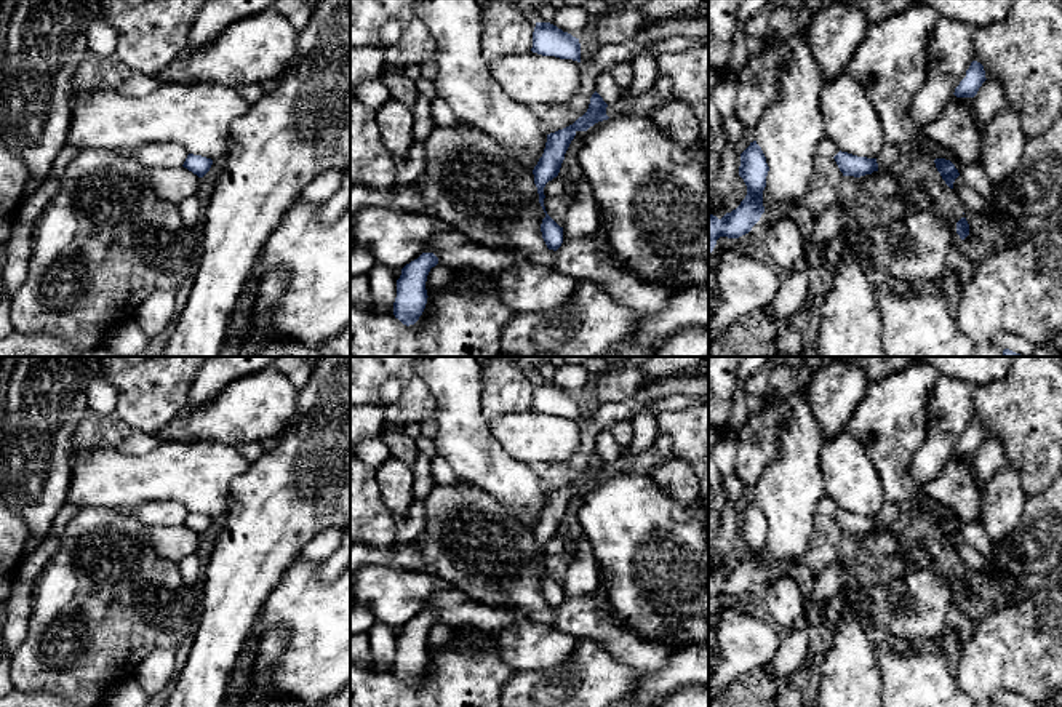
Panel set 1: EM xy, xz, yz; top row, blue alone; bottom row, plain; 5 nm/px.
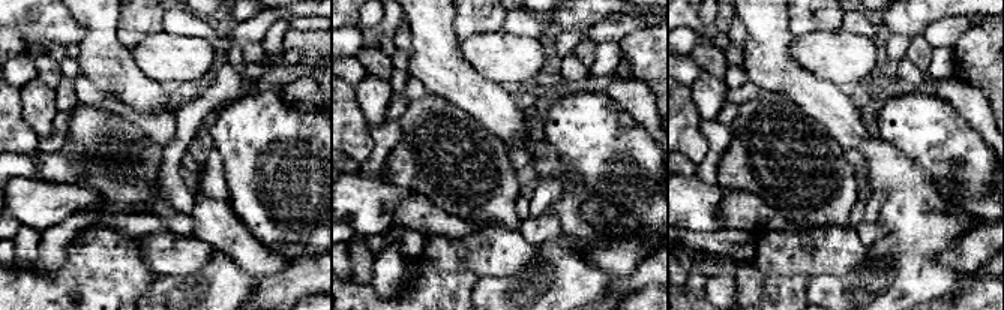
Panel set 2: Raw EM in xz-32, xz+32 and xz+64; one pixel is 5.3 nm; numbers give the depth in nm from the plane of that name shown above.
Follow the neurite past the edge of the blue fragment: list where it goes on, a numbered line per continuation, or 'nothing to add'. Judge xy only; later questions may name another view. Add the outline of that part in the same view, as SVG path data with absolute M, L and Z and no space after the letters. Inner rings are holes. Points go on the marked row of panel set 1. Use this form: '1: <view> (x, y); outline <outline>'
nothing to add

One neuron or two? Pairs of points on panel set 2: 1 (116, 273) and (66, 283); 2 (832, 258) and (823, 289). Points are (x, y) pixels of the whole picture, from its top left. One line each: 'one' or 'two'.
1: one
2: two

